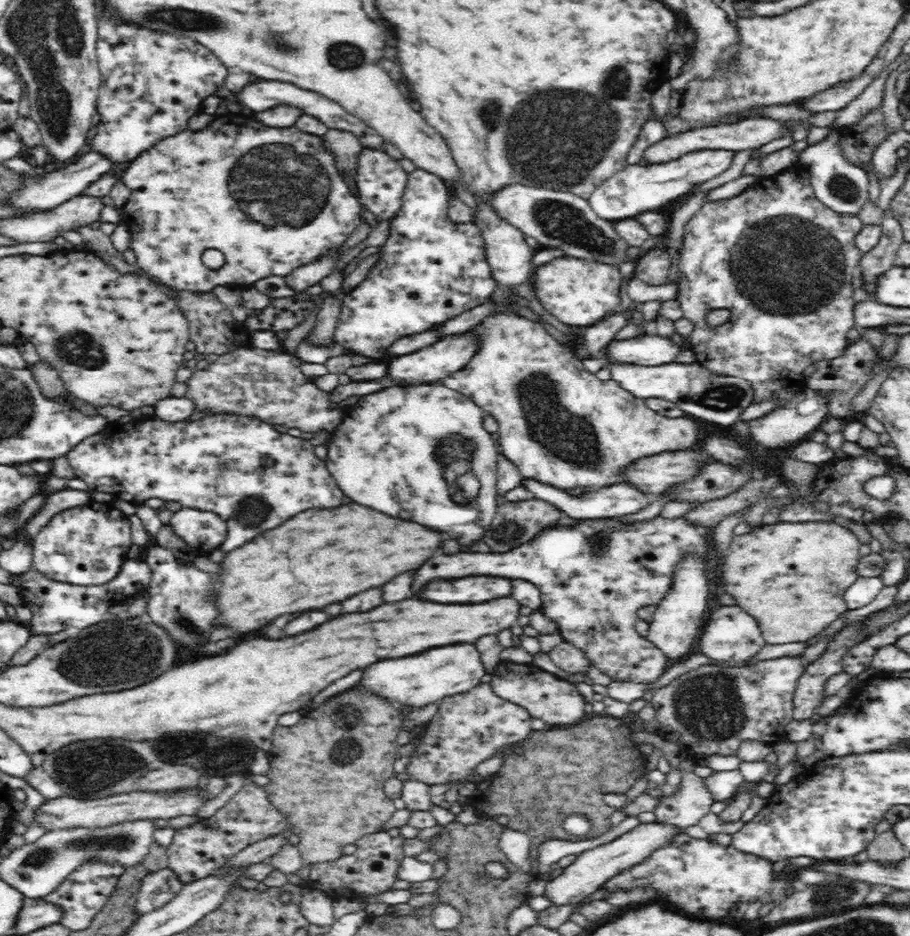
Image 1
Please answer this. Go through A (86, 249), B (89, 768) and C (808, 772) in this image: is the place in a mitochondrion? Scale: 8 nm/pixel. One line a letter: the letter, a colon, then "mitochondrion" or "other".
A: other
B: mitochondrion
C: other

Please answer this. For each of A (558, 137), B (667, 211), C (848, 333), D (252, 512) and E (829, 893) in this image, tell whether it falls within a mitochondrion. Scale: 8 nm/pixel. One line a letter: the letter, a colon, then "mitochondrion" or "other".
A: mitochondrion
B: other
C: other
D: mitochondrion
E: mitochondrion

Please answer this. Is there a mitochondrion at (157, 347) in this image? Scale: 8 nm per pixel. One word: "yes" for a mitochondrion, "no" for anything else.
no

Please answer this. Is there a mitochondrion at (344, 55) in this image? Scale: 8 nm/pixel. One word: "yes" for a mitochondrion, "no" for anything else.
yes

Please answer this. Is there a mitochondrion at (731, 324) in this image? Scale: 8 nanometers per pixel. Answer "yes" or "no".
no

